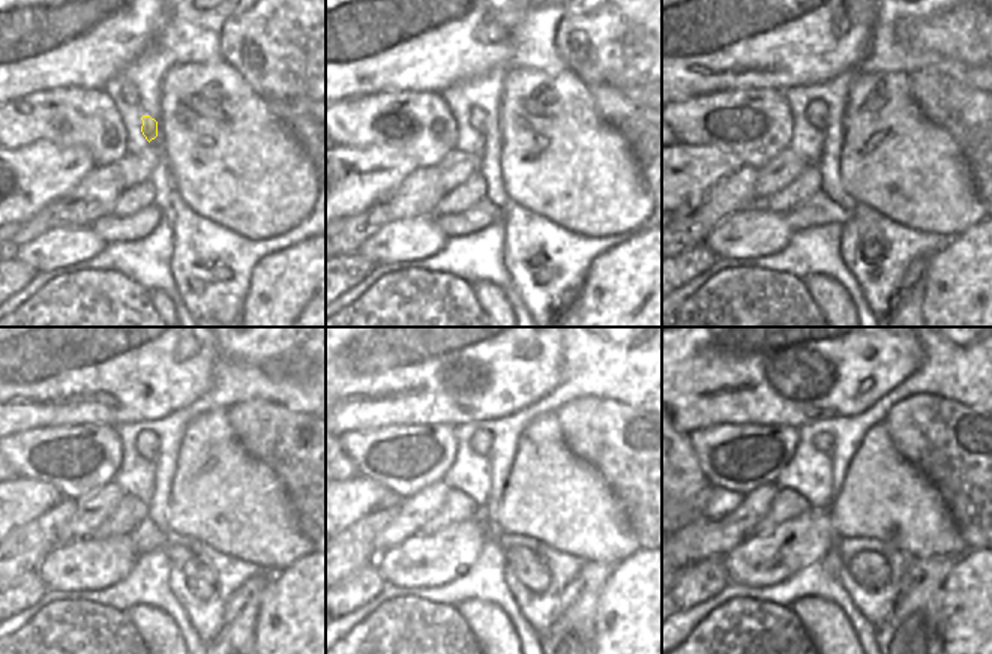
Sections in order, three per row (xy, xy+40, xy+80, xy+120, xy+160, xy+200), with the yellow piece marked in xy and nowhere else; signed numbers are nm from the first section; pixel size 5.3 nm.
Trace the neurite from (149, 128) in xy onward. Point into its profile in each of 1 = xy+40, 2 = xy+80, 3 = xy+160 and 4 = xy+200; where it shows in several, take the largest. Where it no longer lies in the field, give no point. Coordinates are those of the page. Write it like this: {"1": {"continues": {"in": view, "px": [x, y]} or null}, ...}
{"1": {"continues": {"in": "xy+40", "px": [477, 116]}}, "2": {"continues": {"in": "xy+80", "px": [817, 111]}}, "3": {"continues": {"in": "xy+160", "px": [482, 441]}}, "4": {"continues": {"in": "xy+200", "px": [823, 441]}}}

